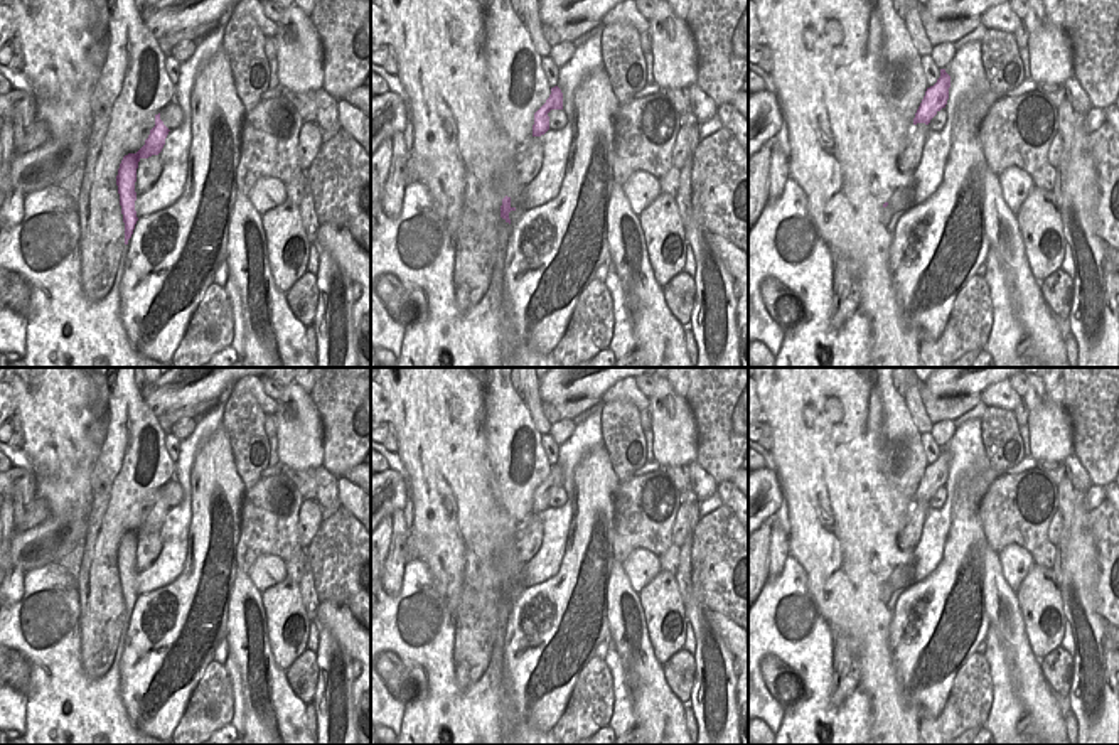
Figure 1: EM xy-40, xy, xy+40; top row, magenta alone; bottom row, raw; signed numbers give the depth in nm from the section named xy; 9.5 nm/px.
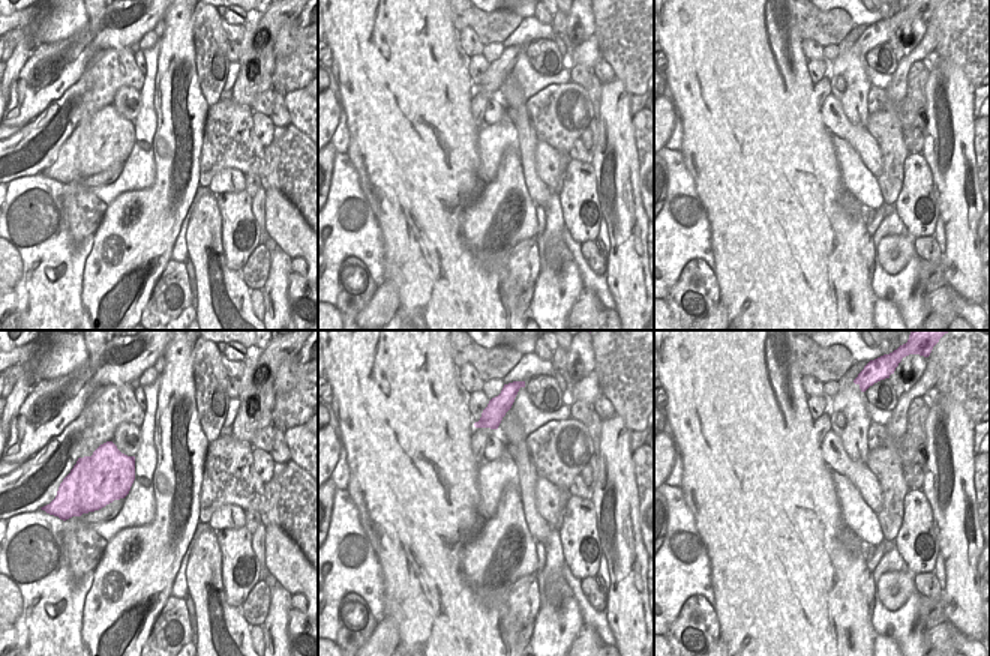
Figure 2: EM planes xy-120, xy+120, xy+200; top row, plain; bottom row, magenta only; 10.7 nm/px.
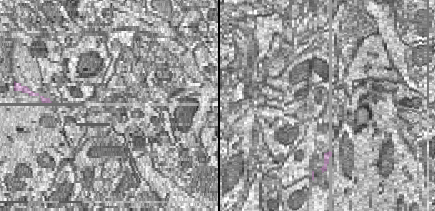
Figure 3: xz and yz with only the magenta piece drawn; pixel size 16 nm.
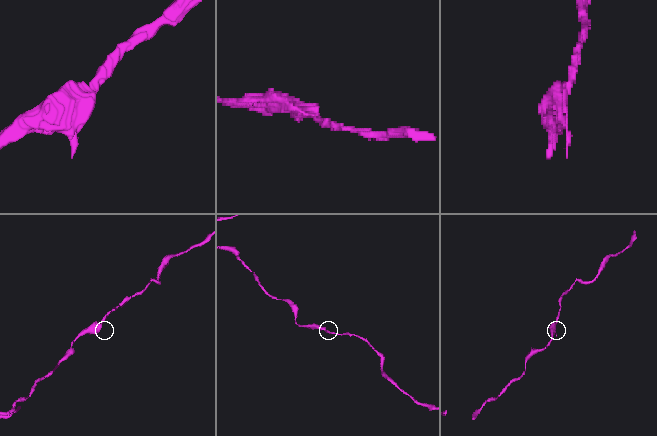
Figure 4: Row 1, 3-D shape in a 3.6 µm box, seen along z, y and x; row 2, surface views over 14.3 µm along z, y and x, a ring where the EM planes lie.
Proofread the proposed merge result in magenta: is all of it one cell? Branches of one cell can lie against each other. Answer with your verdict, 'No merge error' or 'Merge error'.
No merge error

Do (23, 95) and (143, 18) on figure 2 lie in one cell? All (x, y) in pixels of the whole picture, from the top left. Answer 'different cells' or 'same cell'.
same cell

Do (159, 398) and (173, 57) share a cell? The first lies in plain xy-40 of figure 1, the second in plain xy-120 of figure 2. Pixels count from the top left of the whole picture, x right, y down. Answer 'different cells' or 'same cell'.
different cells

